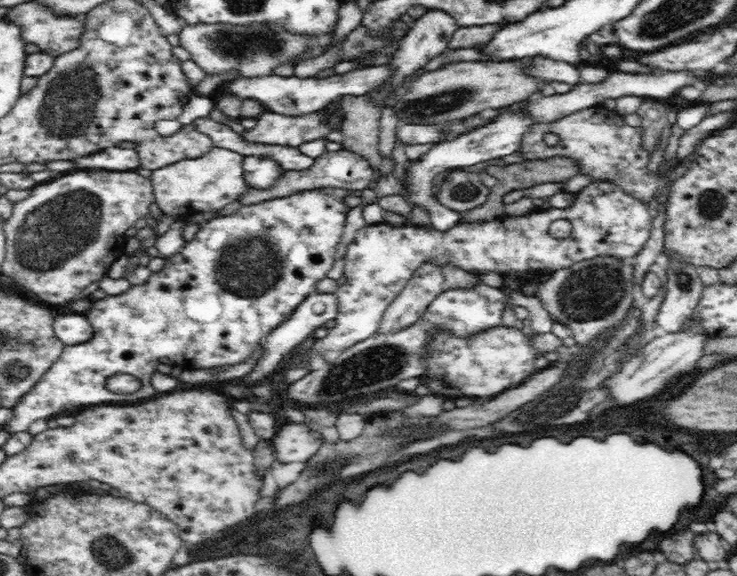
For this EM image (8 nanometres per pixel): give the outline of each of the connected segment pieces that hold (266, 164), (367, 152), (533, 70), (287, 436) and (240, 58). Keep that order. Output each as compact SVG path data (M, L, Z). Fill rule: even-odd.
M243 157L243 175L245 181L254 188L270 188L282 176L283 168L272 159L264 157Z
M344 95L337 100L345 111L345 121L340 128L343 148L366 158L371 167L380 170L382 175L392 173L392 159L384 159L378 154L378 125L382 106L376 105L366 95Z
M530 57L529 62L531 62L529 74L543 78L548 83L556 80L556 82L566 82L573 87L582 82L579 70L569 62L546 57Z
M304 423L284 425L271 440L276 459L282 464L304 462L313 457L321 446L322 437L318 431Z
M198 23L198 26L186 26L180 34L180 46L186 48L192 56L192 60L206 70L208 74L220 74L228 70L236 70L240 76L270 76L274 74L274 68L280 64L288 64L290 58L298 56L304 50L312 50L316 46L324 46L332 40L332 34L321 35L292 35L276 24L254 24L254 26L226 26L226 24L214 24L208 26L206 23Z

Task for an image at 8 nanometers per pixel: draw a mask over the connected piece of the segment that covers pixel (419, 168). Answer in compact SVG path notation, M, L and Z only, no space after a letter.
M504 111L500 113L491 123L484 125L483 127L474 129L468 134L458 136L458 138L446 140L440 140L438 144L435 144L434 148L429 151L425 156L418 158L417 161L408 161L405 168L405 175L403 180L400 180L404 194L398 194L400 197L404 197L406 202L410 204L415 210L426 209L428 215L430 215L430 223L433 228L438 230L448 230L452 226L461 222L460 214L456 214L455 211L450 210L447 206L444 206L436 197L436 191L434 189L435 183L440 173L446 173L452 169L465 169L468 166L474 166L474 164L485 164L491 159L498 159L500 156L508 156L518 151L520 142L522 140L522 132L528 130L528 126L534 124L534 121L530 117L524 117L522 113L512 113L512 111Z

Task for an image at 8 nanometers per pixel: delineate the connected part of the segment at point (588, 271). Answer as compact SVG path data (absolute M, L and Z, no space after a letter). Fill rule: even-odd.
M597 256L588 261L580 261L572 266L554 271L548 280L537 285L534 294L554 321L570 328L578 345L586 345L602 330L612 328L616 322L624 320L634 302L634 292L638 292L634 271L628 260Z

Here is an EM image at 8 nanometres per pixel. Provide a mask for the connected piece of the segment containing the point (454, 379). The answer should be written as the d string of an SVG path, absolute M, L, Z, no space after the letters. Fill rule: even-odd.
M498 326L498 330L486 329L486 334L478 334L478 338L456 337L450 338L446 329L434 339L434 346L430 346L430 362L426 362L426 370L419 378L419 386L430 388L431 394L444 398L488 398L504 392L506 388L514 388L522 384L530 376L537 373L535 362L544 358L547 353L556 351L562 345L561 340L552 333L532 333L528 336L513 326Z

